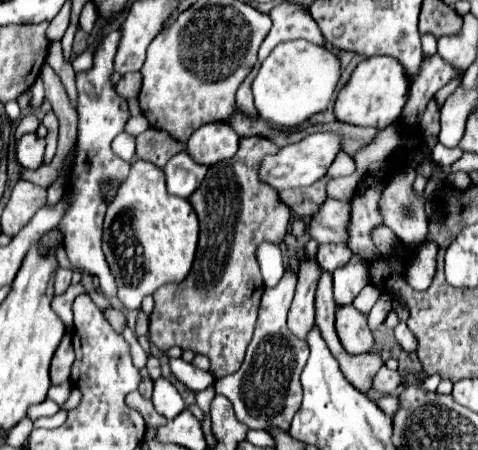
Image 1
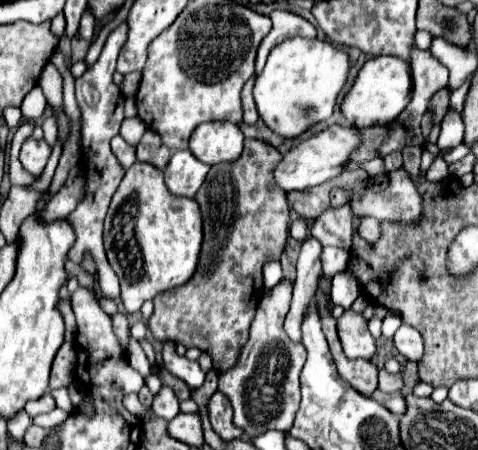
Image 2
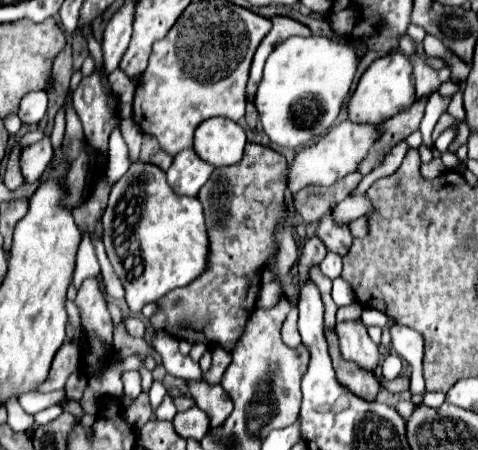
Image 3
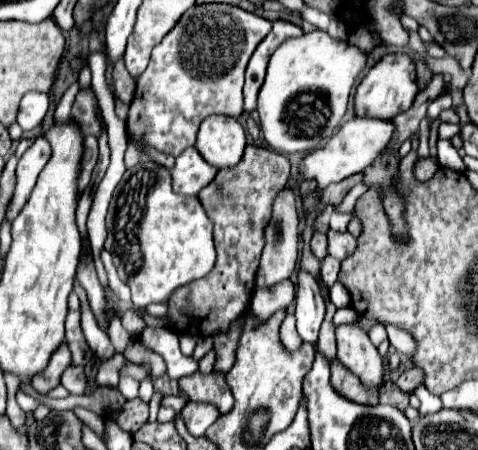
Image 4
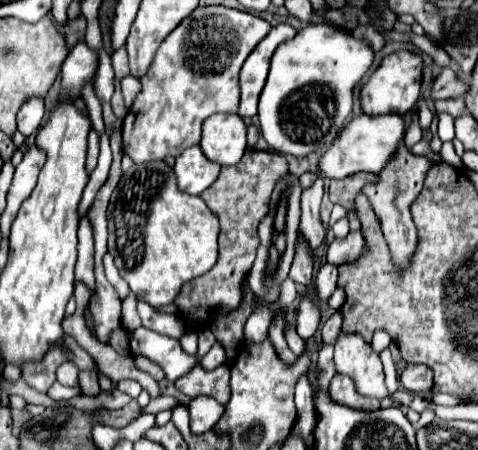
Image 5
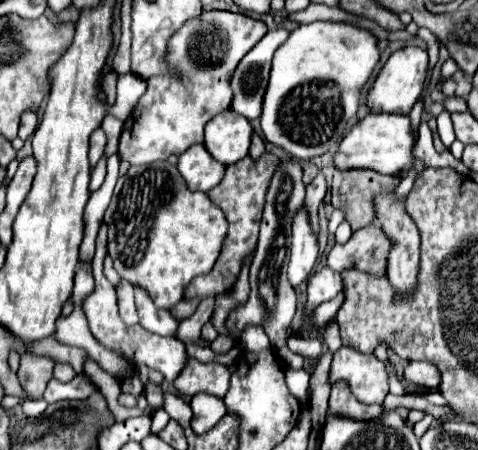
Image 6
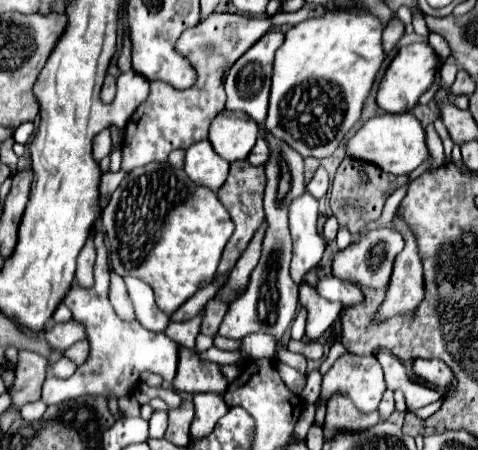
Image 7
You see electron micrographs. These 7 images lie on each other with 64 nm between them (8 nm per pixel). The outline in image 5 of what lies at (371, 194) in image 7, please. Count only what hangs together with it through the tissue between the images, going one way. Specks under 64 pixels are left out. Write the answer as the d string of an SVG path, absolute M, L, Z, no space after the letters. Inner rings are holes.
M360 172L360 174L354 174L354 176L348 176L348 178L342 178L342 180L332 180L330 182L330 188L328 188L328 194L330 194L330 200L334 204L342 204L346 208L350 208L350 230L360 230L360 220L354 212L354 200L356 196L362 192L362 186L366 182L374 182L376 176L374 174L368 174L368 172Z

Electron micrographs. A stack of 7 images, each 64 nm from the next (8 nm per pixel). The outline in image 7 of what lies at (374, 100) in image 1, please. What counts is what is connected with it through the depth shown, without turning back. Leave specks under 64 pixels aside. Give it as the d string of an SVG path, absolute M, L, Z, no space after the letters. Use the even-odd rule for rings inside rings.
M410 44L410 46L400 48L400 52L392 58L390 66L386 68L386 72L378 84L376 104L382 110L392 112L392 114L410 112L414 108L414 104L418 102L418 98L432 86L436 68L438 68L438 56L428 44Z

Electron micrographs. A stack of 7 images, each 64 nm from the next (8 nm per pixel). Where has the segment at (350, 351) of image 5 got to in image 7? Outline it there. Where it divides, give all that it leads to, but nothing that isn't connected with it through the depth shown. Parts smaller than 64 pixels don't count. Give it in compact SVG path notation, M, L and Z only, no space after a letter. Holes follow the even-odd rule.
M342 354L334 366L324 374L324 380L322 380L322 400L330 400L332 394L336 392L342 392L344 396L348 396L356 408L364 414L372 412L378 408L380 400L382 400L382 394L386 390L386 384L384 384L384 374L382 374L382 368L380 368L380 362L376 360L376 356L356 356L356 354Z

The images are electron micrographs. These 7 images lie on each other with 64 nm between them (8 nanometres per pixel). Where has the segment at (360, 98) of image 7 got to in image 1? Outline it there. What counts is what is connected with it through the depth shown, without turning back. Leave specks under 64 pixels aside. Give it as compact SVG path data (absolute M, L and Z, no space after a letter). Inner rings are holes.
M306 40L278 44L252 82L256 112L276 128L294 130L316 112L324 112L340 78L340 58L324 46Z

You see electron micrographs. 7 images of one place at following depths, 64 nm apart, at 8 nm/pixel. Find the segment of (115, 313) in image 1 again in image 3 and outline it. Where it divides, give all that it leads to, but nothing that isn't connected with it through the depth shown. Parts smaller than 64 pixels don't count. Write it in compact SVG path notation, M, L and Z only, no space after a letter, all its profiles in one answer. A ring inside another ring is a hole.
M124 320L114 326L114 350L116 350L120 356L134 356L134 354L154 356L156 364L158 364L158 366L162 364L160 354L158 354L154 348L150 348L144 338L134 338L134 336L128 334L128 330L124 328Z

